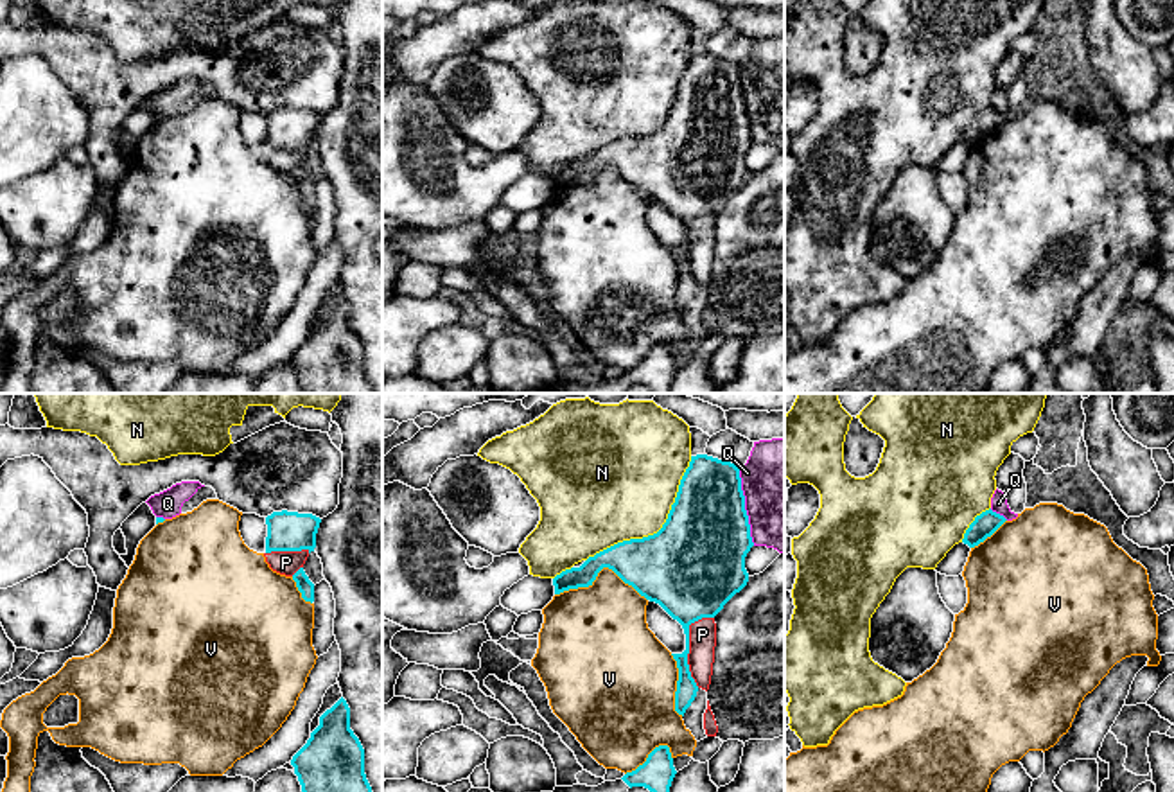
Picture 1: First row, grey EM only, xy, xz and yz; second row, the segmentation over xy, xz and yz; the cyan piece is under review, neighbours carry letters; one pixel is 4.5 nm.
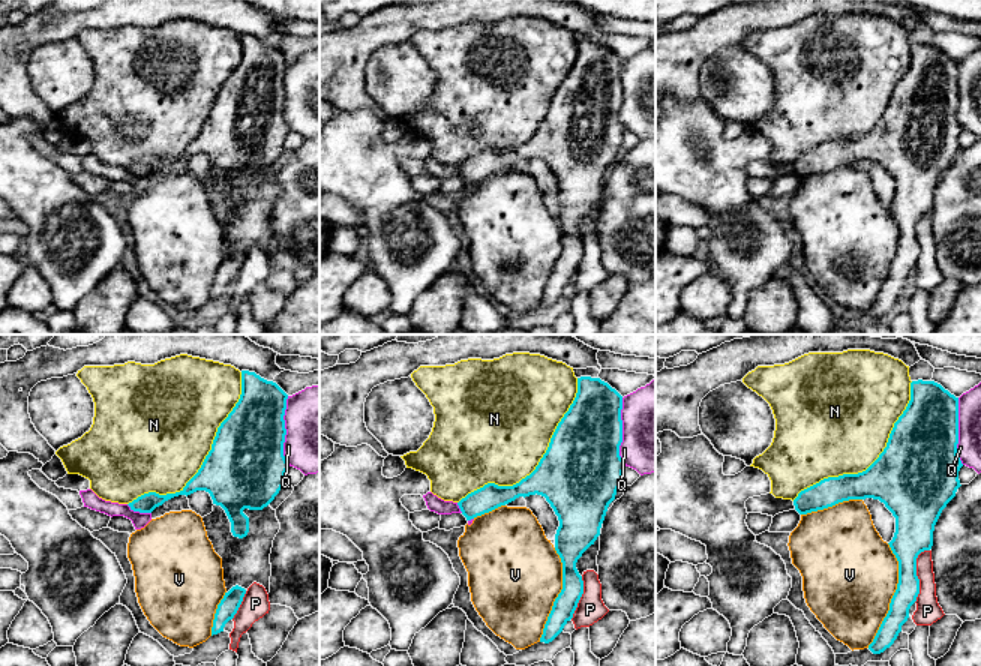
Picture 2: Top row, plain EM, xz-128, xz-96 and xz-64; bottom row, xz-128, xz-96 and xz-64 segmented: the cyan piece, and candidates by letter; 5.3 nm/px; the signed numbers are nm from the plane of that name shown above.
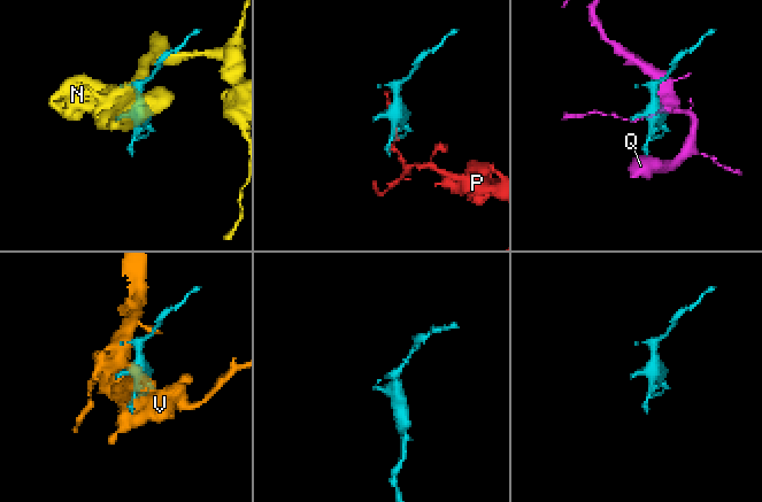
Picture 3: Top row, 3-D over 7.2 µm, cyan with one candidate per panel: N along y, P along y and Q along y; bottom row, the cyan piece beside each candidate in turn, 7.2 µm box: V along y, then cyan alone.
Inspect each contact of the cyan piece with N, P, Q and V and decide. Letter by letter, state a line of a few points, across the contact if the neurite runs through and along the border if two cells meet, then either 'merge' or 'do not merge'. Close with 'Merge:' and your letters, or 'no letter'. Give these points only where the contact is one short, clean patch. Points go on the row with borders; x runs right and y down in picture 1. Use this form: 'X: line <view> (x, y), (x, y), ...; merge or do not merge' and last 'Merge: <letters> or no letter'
N: do not merge
P: do not merge
Q: do not merge
V: do not merge
Merge: no letter

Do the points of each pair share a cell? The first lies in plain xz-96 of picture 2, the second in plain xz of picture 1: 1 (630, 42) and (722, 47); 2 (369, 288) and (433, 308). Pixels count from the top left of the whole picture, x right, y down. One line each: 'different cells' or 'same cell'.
1: same cell
2: different cells

